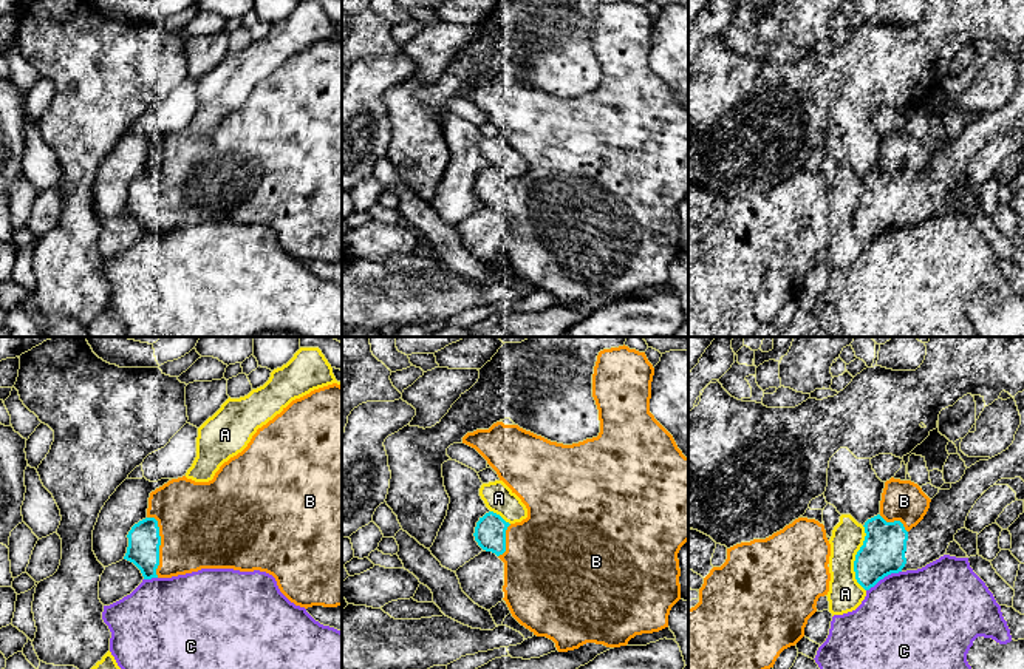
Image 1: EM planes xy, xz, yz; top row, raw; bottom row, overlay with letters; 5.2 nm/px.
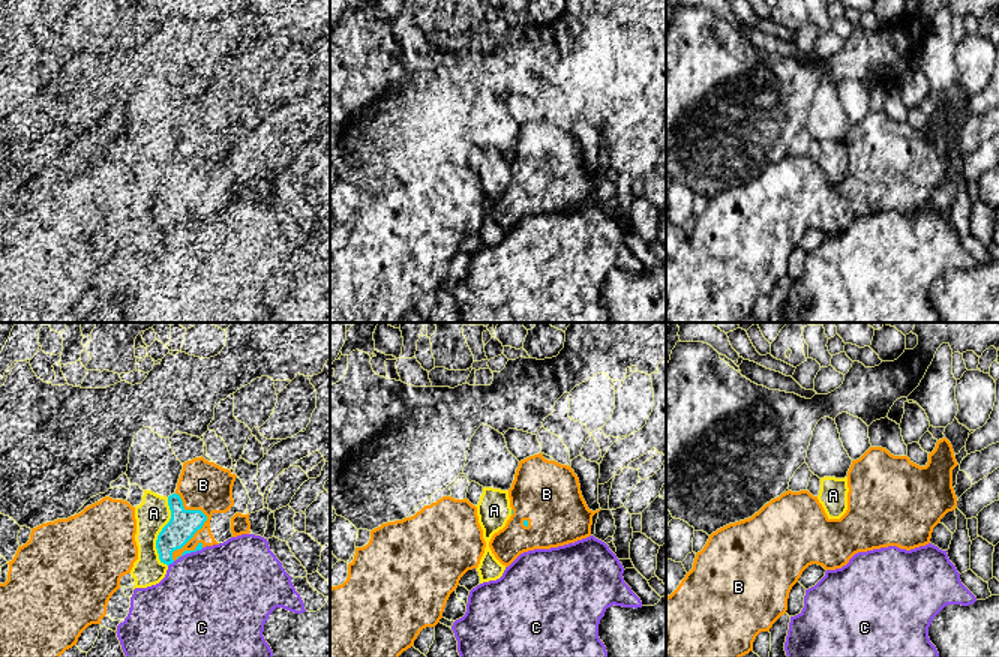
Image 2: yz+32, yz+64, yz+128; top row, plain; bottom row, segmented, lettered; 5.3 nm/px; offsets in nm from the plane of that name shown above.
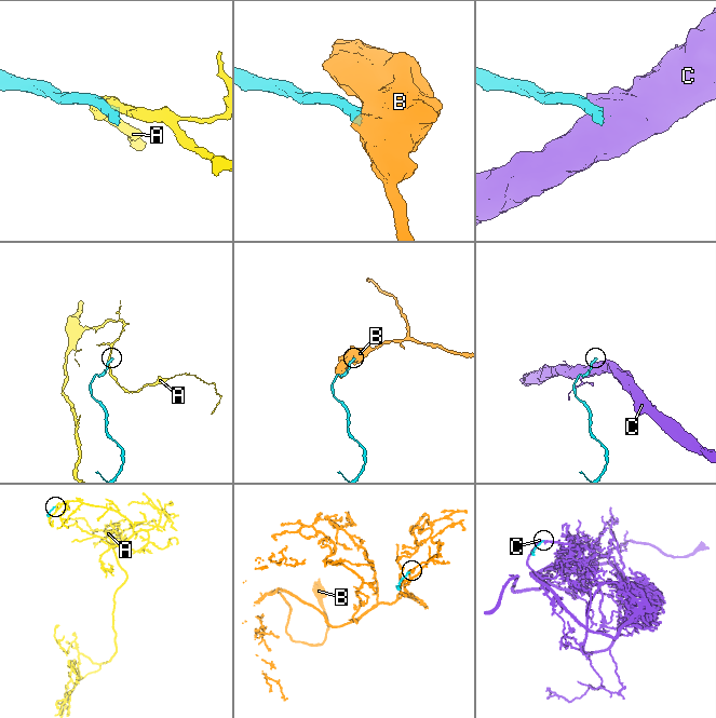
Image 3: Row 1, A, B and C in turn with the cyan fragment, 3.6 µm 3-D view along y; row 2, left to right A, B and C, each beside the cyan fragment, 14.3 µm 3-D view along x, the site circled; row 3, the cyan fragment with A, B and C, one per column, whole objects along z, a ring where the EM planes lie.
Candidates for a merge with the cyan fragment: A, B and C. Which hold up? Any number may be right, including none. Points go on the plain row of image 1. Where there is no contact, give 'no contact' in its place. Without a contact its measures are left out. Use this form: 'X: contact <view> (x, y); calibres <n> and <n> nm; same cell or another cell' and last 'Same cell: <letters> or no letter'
A: contact yz (856, 212); calibres 220 and 180 nm; another cell
B: contact xy (160, 198); calibres 170 and 440 nm; same cell
C: contact yz (884, 230); calibres 220 and 480 nm; another cell
Same cell: B

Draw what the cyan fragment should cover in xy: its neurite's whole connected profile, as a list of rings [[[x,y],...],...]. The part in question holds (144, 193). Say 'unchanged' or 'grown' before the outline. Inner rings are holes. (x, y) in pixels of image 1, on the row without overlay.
grown | [[[337,37],[319,42],[292,54],[280,68],[257,83],[247,100],[224,116],[209,136],[195,136],[186,130],[172,133],[150,147],[147,171],[131,181],[124,213],[133,216],[144,233],[172,232],[201,222],[234,222],[240,226],[266,226],[277,235],[280,246],[300,261],[342,260],[342,40]]]

